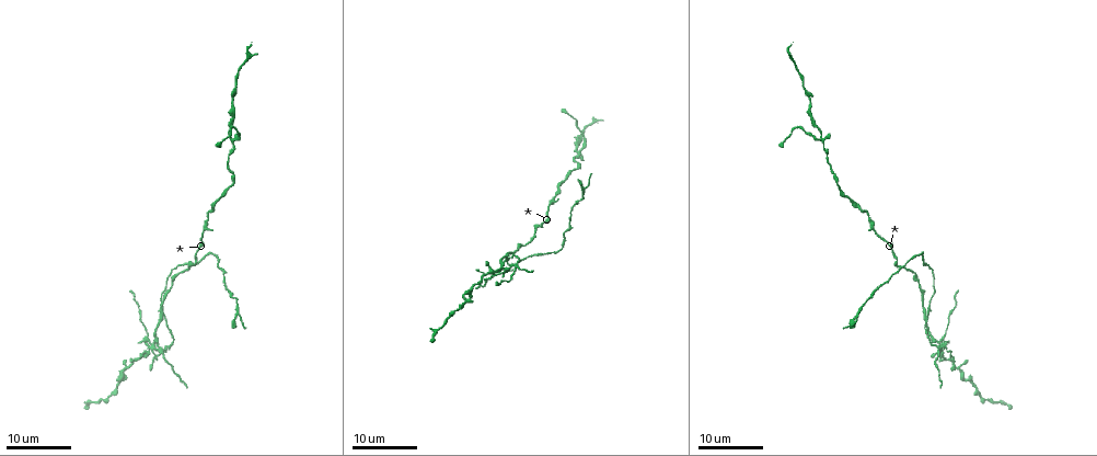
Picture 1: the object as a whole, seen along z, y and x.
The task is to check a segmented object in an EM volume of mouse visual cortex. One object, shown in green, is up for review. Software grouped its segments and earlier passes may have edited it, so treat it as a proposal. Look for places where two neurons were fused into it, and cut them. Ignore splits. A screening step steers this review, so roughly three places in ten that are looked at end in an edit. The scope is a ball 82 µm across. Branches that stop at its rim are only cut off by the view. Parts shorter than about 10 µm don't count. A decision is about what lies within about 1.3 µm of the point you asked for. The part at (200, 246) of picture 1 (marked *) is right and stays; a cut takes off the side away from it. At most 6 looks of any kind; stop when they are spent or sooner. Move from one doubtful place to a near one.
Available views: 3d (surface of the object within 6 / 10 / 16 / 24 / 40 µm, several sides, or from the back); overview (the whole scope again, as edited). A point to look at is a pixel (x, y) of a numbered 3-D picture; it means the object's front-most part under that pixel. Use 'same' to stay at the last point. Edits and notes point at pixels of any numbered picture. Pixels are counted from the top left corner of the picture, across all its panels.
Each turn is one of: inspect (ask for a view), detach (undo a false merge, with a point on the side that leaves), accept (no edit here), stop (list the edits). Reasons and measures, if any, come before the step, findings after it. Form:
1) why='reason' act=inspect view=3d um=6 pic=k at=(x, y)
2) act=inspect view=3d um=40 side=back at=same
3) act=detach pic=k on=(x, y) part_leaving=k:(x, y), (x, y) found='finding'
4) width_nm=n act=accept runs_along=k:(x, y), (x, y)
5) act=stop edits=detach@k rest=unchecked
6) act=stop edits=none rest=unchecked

act=inspect view=3d um=24 pic=1 at=(928, 314)

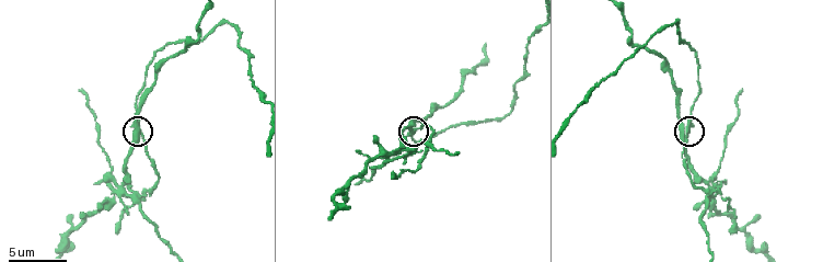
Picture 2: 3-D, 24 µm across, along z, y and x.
why='zoom in' act=inspect view=3d um=10 pic=2 at=(688, 130)

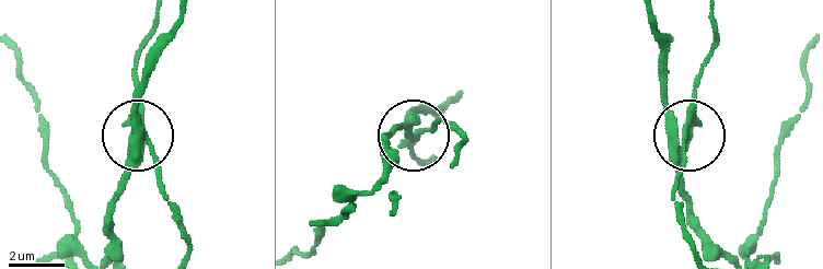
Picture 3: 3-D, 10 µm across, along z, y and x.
act=inspect view=3d um=10 side=back pic=3 at=(408, 134)

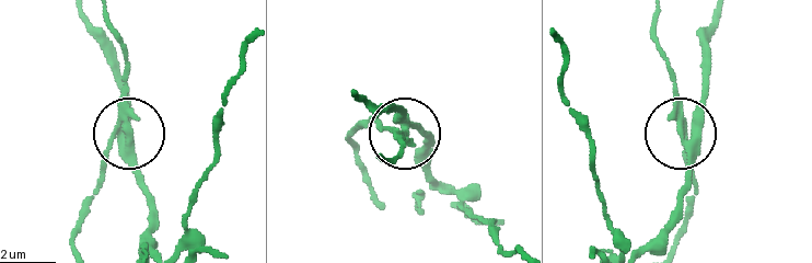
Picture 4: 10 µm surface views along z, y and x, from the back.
arms=3 act=detach pic=4 on=(122, 94) part_leaving=4:(130, 133), (124, 57), (107, 14) found='a second neuron is stuck on'

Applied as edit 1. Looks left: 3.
act=inspect view=overview

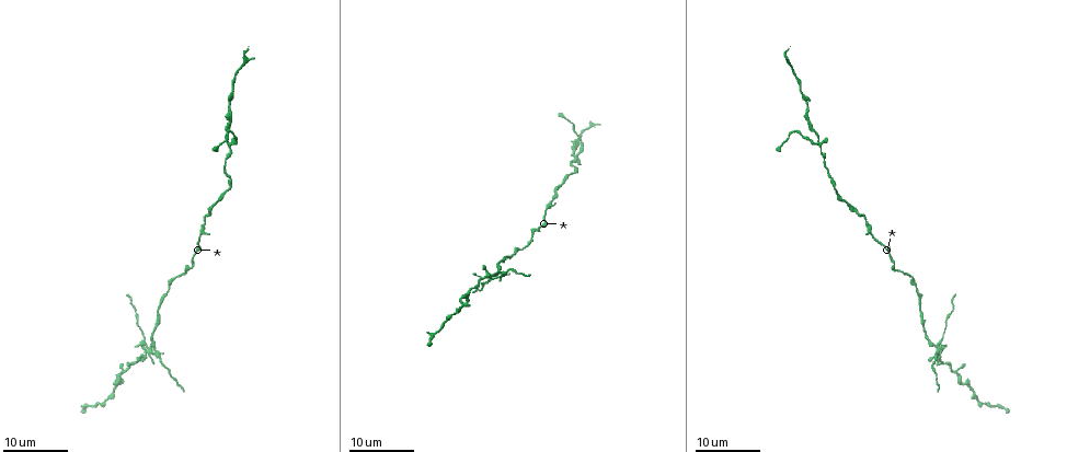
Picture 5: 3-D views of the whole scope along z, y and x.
why='small branch off a trunk' act=inspect view=3d um=24 pic=5 at=(146, 352)

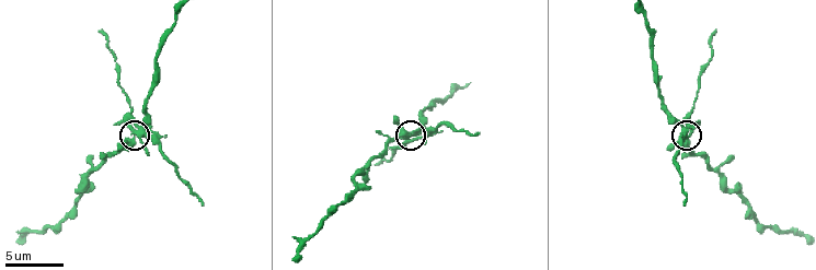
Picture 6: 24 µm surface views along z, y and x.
why='zoom in' act=inspect view=3d um=10 pic=6 at=(413, 138)

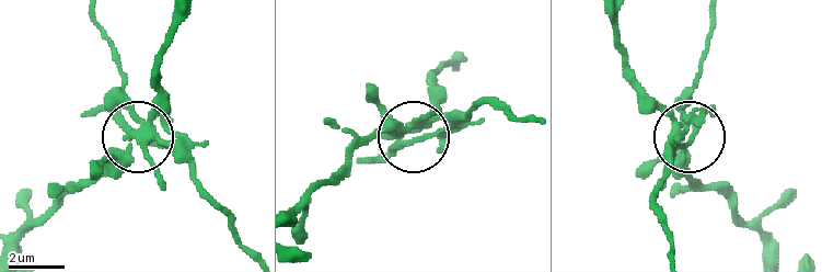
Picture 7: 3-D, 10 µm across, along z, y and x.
act=detach pic=7 on=(186, 155) part_leaving=7:(147, 125), (126, 92), (100, 22) found='a second neuron is stuck on'

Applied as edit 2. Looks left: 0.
act=stop edits=detach@4,detach@7 rest=unchecked

